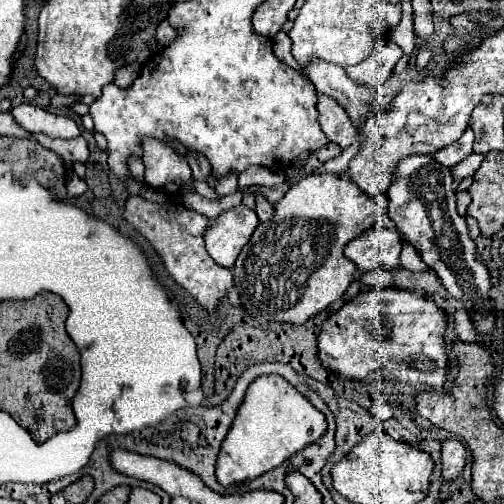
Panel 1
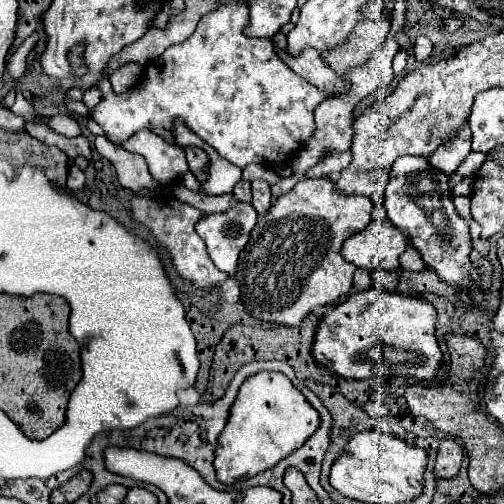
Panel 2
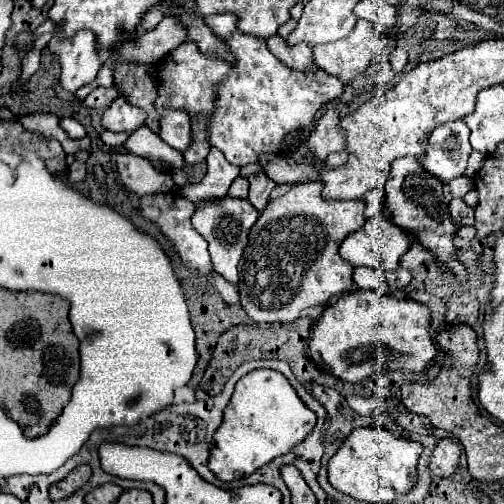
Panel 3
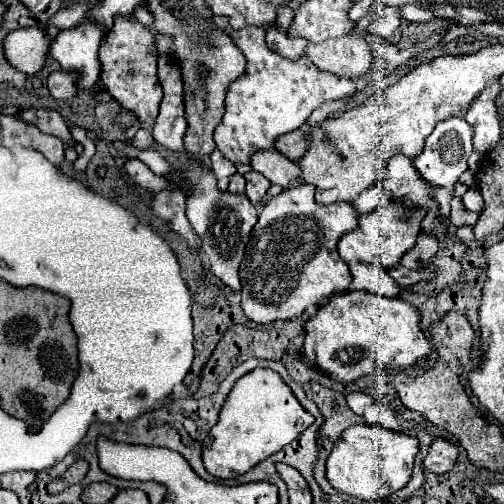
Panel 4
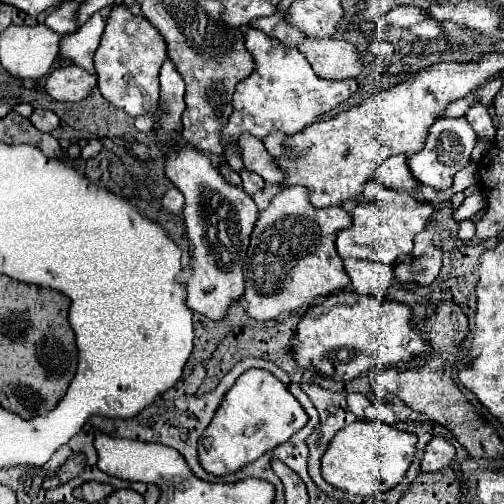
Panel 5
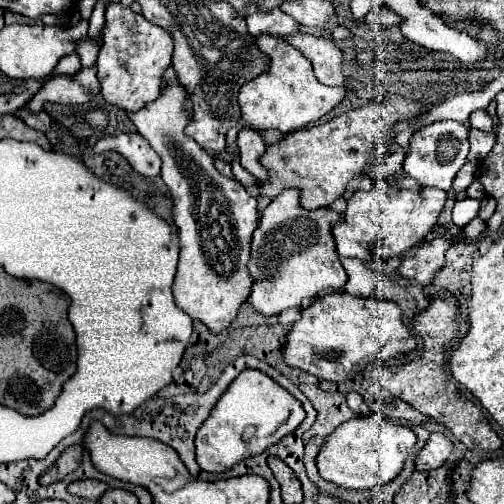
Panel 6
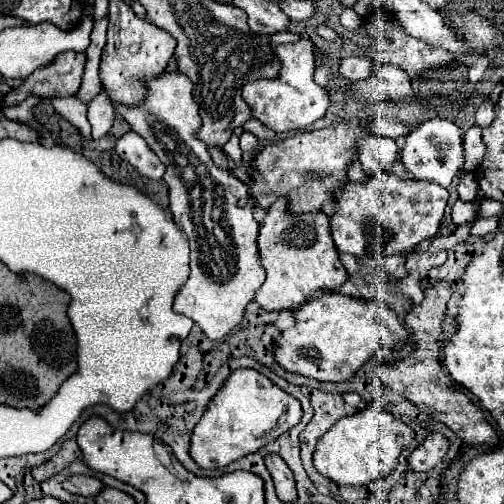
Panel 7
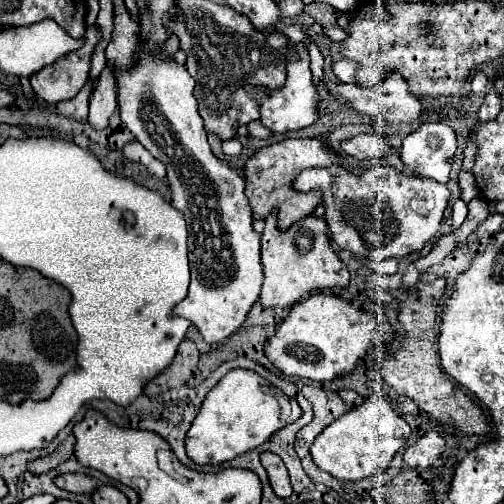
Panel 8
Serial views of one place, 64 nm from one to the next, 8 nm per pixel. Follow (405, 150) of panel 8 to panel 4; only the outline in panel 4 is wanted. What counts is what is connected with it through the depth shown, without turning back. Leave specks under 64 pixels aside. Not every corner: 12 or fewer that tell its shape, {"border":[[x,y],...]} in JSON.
{"border":[[436,124],[412,160],[428,184],[454,190],[468,168],[472,126]]}

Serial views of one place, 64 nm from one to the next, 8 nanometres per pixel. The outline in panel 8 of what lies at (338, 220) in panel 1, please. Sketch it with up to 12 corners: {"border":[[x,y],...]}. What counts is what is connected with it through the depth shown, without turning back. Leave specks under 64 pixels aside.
{"border":[[314,214],[262,234],[264,308],[348,286]]}

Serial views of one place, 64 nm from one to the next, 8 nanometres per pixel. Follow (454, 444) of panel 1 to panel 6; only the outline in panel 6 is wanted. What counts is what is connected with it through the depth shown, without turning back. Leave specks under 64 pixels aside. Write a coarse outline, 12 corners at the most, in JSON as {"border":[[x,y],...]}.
{"border":[[434,432],[418,452],[416,470],[434,470],[446,462],[452,442]]}

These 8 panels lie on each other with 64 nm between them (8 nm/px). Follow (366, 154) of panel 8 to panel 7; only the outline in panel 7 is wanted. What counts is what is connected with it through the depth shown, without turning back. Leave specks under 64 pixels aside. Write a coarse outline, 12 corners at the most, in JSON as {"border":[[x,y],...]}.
{"border":[[368,134],[358,140],[358,160],[376,174],[398,160],[392,138]]}

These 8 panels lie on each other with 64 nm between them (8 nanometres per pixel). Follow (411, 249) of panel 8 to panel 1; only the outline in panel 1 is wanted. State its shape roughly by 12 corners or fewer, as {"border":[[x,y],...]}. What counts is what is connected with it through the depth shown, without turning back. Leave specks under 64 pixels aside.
{"border":[[380,224],[350,240],[358,270],[400,266],[402,236]]}

